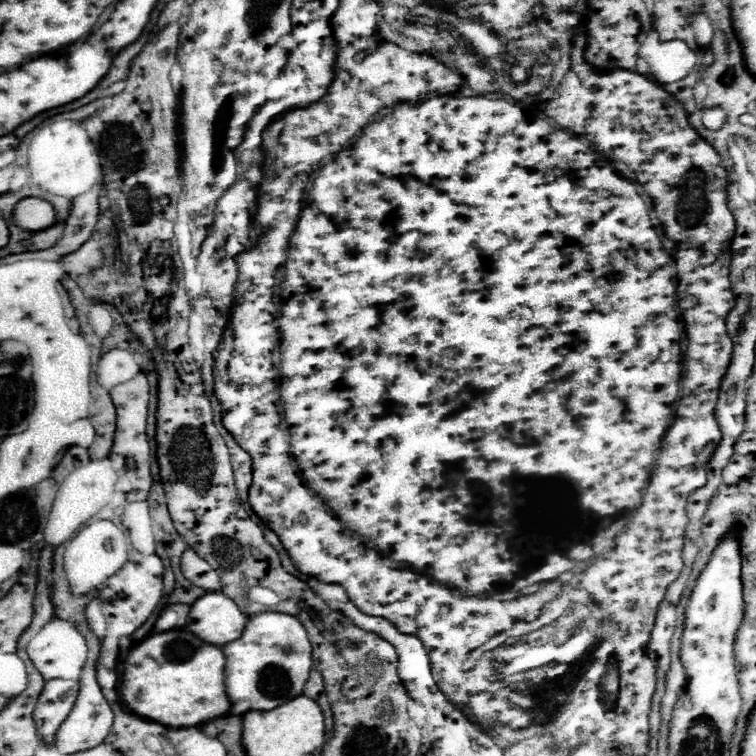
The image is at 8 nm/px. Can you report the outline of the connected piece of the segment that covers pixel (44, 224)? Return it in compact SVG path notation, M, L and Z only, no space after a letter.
M24 198L14 208L14 224L24 230L46 230L56 224L54 206L42 198Z

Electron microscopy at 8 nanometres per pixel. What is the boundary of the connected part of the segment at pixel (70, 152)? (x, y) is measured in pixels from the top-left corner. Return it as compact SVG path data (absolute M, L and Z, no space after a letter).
M58 120L38 130L28 146L28 168L32 180L44 192L70 200L88 192L92 186L102 184L102 166L96 146L92 144L82 122L76 120Z

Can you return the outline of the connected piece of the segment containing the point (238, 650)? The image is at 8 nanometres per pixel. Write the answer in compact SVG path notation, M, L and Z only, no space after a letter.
M272 610L252 616L248 620L242 636L234 642L228 642L222 648L222 652L226 656L226 670L224 670L226 694L232 704L236 704L240 700L248 700L250 710L272 710L272 708L300 696L302 688L306 684L306 678L310 676L310 668L312 668L312 646L308 642L304 626L298 622L298 618L294 618L290 614L272 612Z

